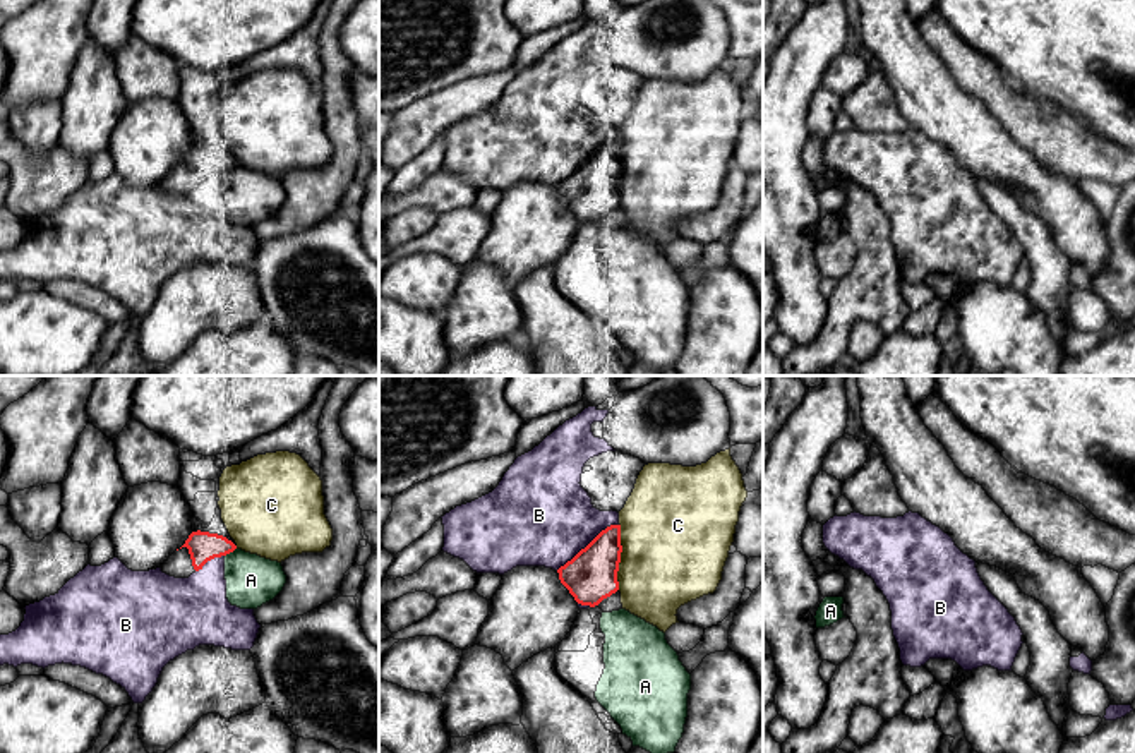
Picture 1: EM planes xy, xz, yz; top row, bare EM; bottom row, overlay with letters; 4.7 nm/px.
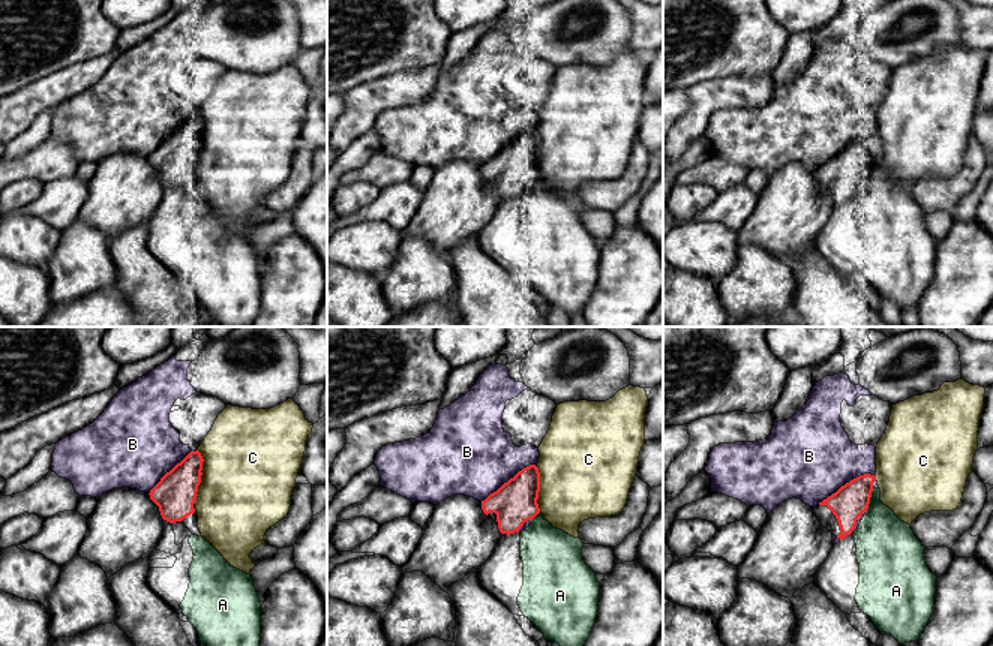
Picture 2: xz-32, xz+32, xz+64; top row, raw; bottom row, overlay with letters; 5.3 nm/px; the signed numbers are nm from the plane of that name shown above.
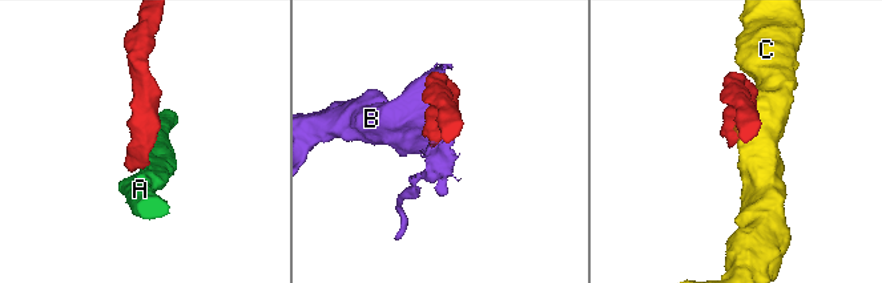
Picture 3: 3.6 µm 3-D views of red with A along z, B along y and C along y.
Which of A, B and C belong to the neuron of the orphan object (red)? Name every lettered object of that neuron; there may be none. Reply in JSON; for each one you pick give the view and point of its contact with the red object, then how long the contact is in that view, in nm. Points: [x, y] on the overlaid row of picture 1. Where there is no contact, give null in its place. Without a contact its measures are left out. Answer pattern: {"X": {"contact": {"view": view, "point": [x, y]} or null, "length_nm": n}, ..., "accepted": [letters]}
{"accepted": []}

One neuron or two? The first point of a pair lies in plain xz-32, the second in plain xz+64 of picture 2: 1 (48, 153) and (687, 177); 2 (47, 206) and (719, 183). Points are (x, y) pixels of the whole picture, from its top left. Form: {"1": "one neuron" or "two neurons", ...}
{"1": "one neuron", "2": "two neurons"}

